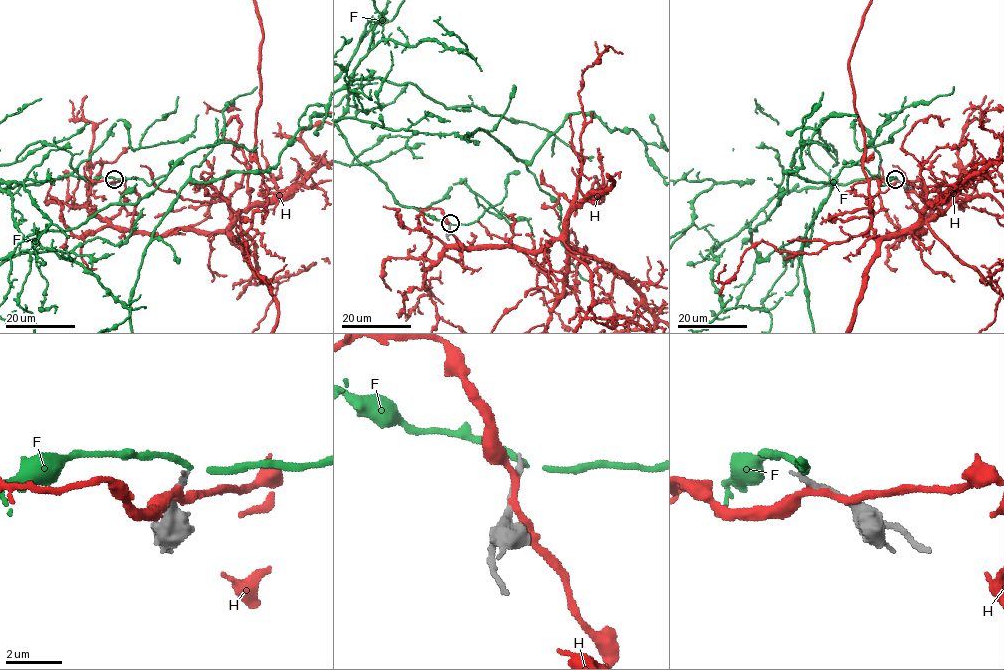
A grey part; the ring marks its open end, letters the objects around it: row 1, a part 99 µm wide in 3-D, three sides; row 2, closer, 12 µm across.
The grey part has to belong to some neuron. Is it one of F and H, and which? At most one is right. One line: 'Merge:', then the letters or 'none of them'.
Merge: none of them

